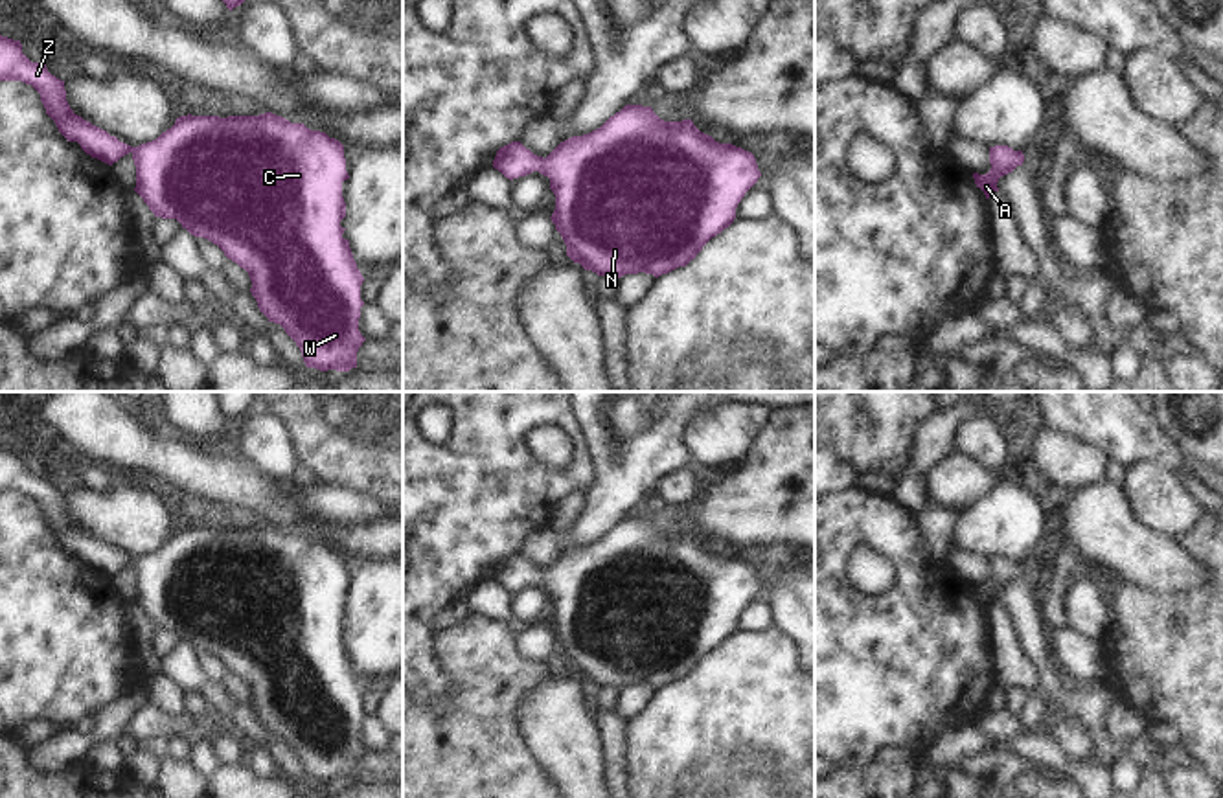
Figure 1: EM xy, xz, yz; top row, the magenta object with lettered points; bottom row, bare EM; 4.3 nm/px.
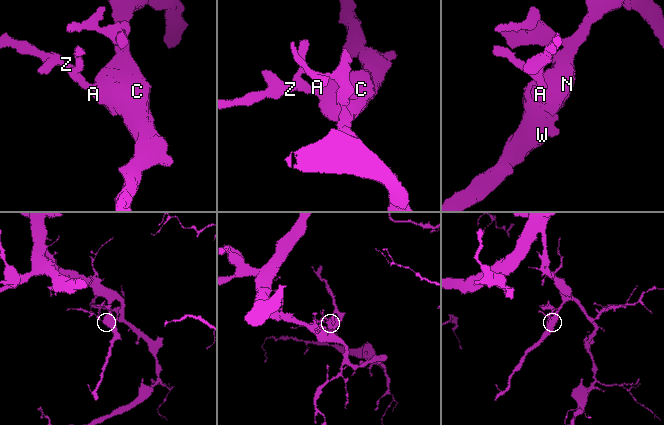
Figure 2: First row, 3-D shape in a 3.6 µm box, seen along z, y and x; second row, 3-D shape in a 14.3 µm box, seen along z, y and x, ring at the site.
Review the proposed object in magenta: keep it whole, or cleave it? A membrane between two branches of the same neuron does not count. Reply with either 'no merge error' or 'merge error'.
no merge error

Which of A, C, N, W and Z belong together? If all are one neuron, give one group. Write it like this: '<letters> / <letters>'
A C N W Z

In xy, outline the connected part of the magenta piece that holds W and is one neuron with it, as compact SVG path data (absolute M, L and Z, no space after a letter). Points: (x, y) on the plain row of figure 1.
M2 447L0 493L31 496L59 544L92 570L112 577L131 564L134 603L154 629L177 631L191 647L211 653L245 680L259 723L296 754L307 780L357 780L357 763L366 752L359 743L364 690L349 653L342 649L342 594L349 587L338 552L272 524L228 530L188 526L156 552L131 559L77 528L66 513L64 493L51 487L46 474L31 474L20 452Z

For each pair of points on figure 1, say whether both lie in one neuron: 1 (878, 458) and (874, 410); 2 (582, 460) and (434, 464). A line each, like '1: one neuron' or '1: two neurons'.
1: one neuron
2: one neuron

